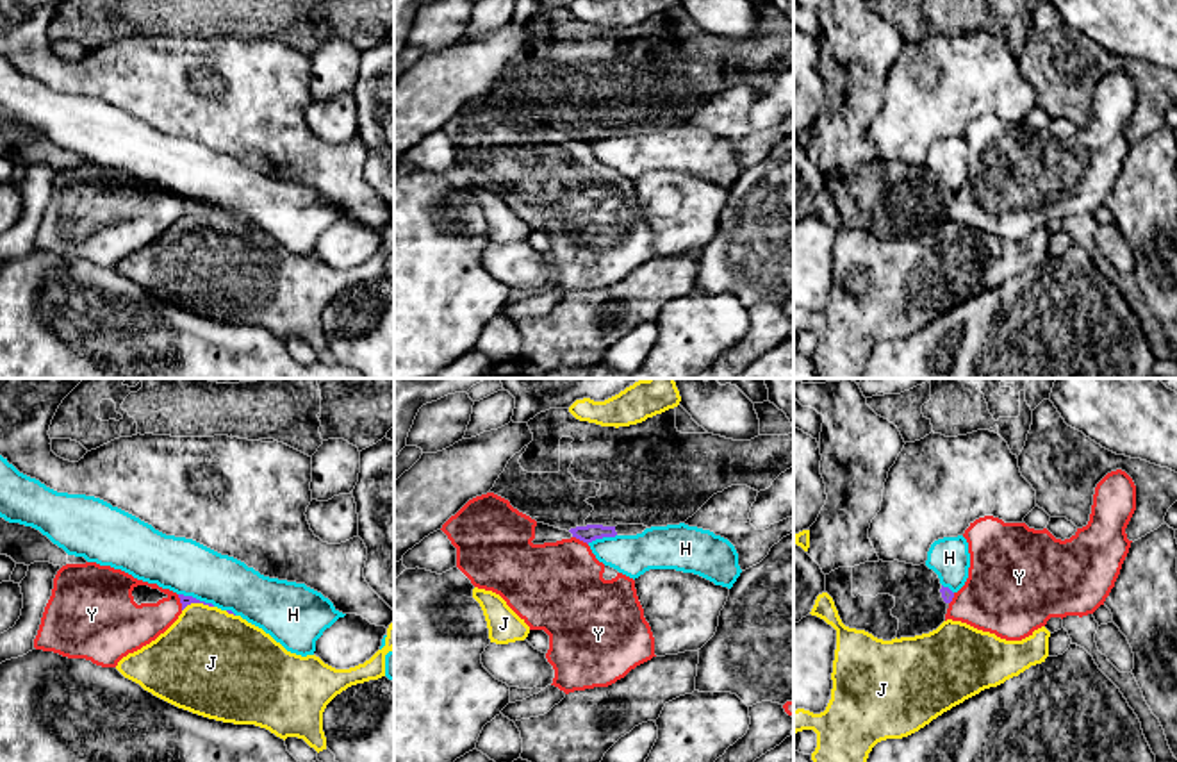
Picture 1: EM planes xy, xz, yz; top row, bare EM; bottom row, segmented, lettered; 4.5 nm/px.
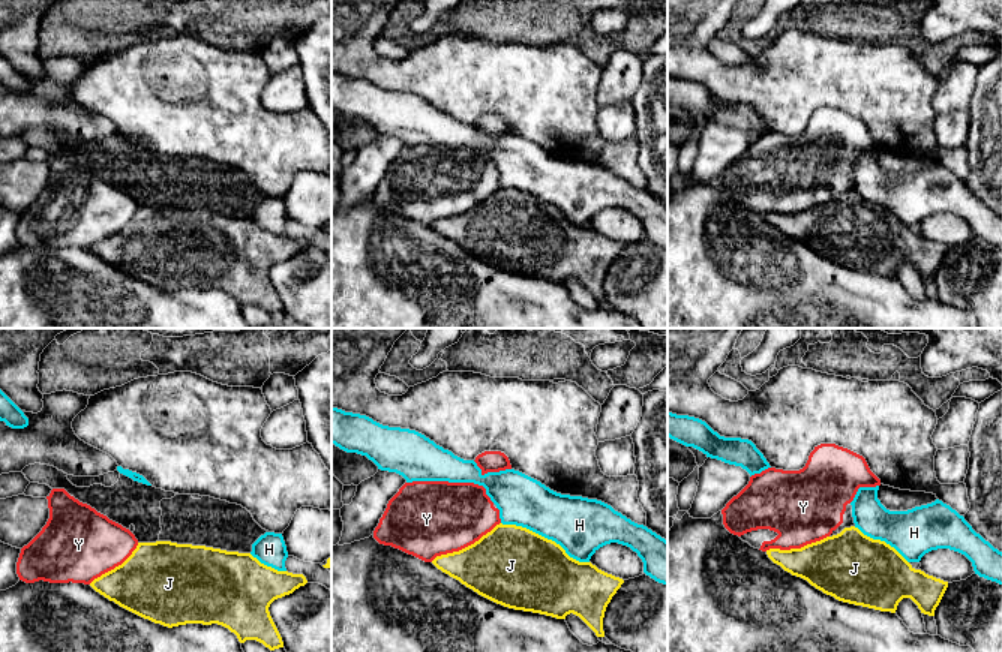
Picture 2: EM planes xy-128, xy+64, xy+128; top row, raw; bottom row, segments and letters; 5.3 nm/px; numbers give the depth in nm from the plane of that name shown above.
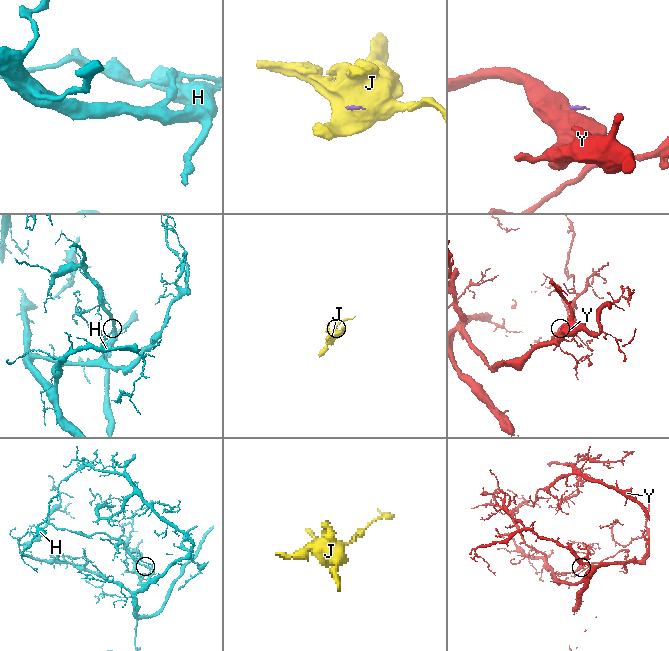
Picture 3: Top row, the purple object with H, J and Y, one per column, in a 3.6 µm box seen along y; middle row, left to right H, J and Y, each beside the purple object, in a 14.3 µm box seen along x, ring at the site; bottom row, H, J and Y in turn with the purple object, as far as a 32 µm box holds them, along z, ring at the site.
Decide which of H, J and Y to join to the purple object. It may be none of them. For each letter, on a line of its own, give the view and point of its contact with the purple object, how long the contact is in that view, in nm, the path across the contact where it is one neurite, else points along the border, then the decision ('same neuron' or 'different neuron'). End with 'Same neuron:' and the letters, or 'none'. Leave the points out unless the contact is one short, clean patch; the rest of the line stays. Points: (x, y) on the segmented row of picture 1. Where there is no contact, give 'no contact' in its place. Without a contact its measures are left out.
H: contact xy (195, 598); length 180 nm; border xy (179, 593), (214, 605); different neuron
J: contact xy (197, 602); length 150 nm; way xy (186, 600), (197, 602), (207, 655); same neuron
Y: contact xy (181, 602); length 80 nm; border xy (177, 595), (182, 609); different neuron
Same neuron: J

